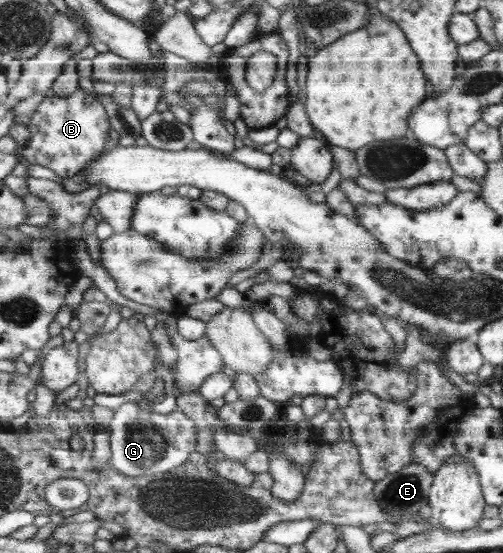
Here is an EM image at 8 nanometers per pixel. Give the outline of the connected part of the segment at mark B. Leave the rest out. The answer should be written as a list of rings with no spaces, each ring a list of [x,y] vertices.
[[[78,88],[69,96],[44,98],[34,109],[27,129],[31,133],[30,145],[20,153],[31,164],[48,167],[61,177],[73,177],[92,159],[97,159],[104,150],[110,133],[108,115],[98,101],[98,94]]]

